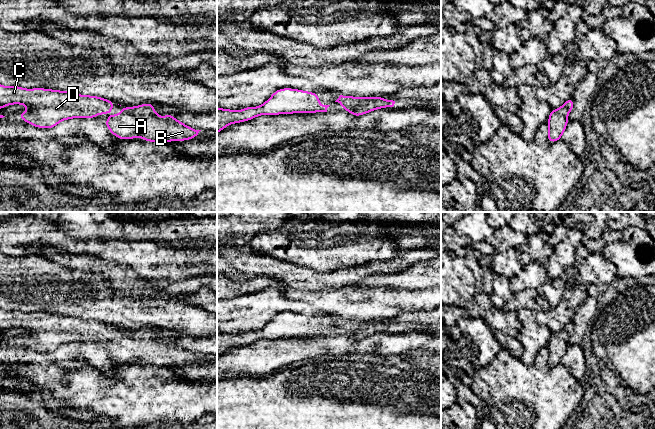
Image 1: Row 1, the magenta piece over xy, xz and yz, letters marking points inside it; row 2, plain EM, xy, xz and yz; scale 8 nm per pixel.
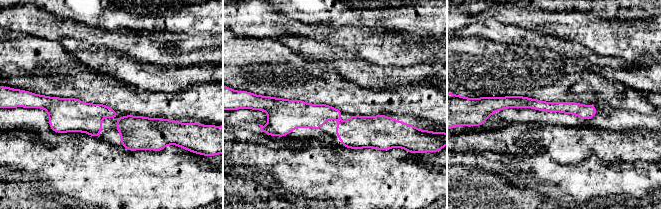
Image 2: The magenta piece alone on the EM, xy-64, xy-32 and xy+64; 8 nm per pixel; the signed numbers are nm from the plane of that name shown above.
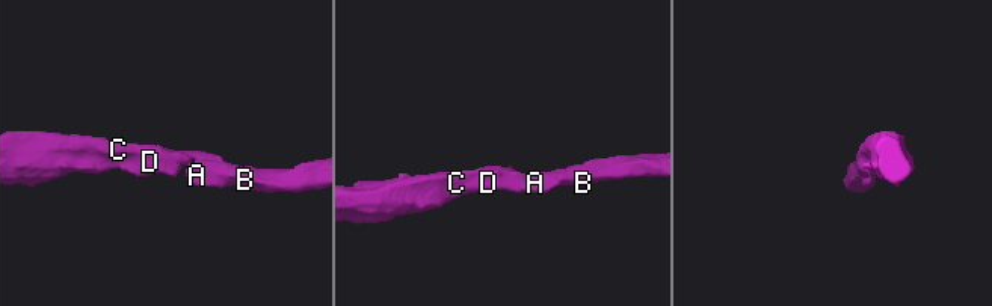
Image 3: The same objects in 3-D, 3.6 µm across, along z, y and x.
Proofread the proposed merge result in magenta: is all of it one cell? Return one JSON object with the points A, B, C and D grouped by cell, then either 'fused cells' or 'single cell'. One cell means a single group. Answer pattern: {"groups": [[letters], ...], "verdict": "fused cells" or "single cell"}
{"groups": [["A", "B", "C", "D"]], "verdict": "single cell"}

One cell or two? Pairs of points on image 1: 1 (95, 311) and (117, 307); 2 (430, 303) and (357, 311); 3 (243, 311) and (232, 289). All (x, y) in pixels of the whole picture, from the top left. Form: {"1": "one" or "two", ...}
{"1": "one", "2": "one", "3": "two"}

